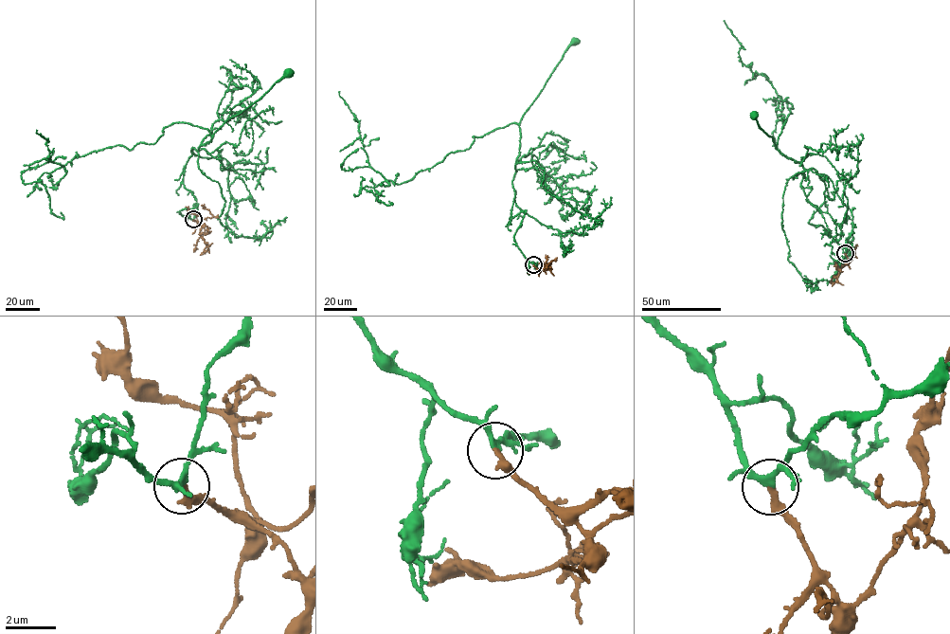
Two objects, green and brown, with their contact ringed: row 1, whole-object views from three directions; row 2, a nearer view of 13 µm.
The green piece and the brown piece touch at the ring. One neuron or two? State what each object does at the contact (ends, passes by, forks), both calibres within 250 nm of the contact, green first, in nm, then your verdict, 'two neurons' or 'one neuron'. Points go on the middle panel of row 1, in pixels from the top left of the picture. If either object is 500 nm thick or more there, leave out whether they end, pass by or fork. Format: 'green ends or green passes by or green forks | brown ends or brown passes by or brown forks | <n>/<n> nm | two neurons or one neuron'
green passes by | brown ends | 190/240 nm | one neuron

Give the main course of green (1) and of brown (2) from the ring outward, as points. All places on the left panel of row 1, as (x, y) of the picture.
1: (193, 219), (180, 213), (197, 207), (183, 183), (192, 148), (210, 141), (226, 119), (288, 72)
2: (193, 219), (202, 226), (201, 236), (206, 244), (205, 253), (213, 243)

